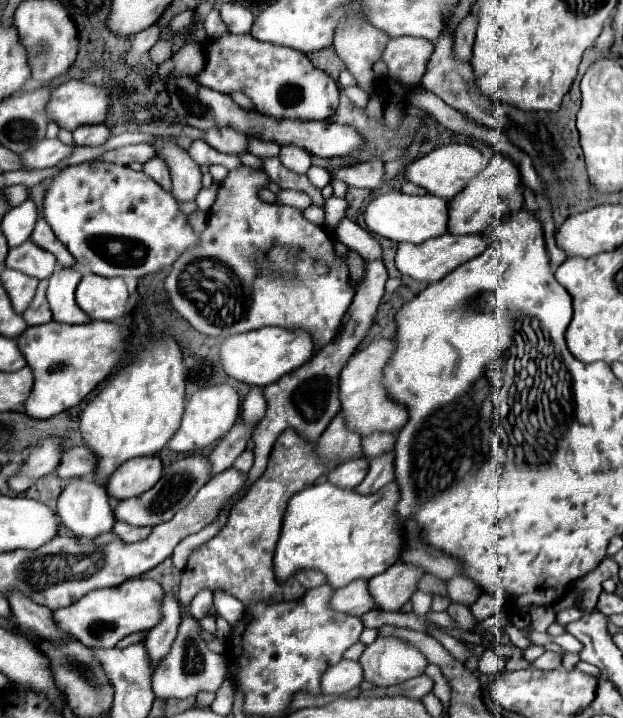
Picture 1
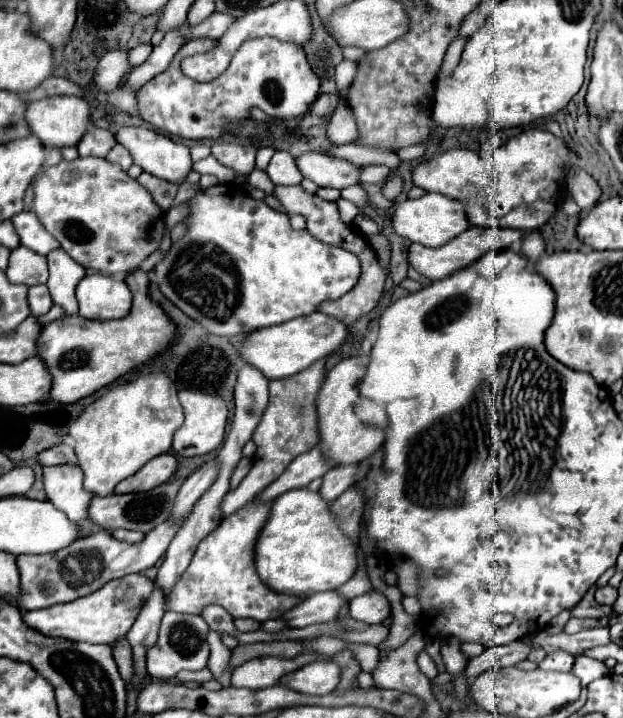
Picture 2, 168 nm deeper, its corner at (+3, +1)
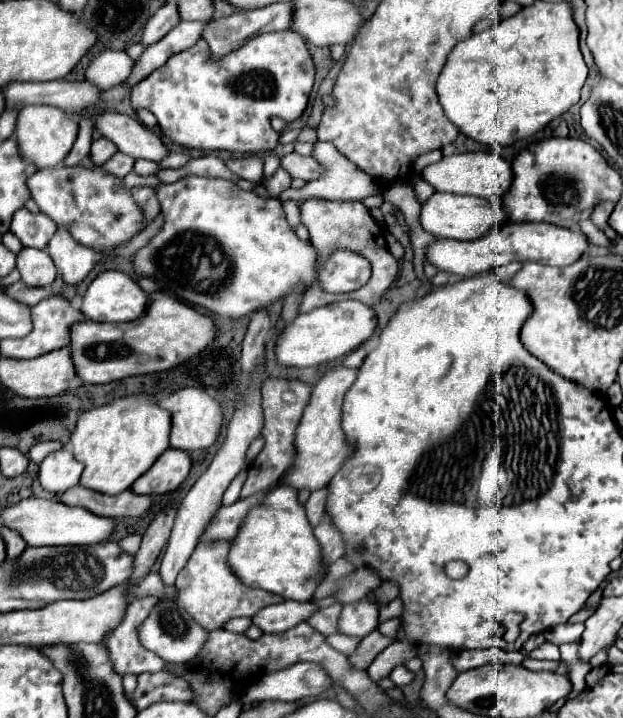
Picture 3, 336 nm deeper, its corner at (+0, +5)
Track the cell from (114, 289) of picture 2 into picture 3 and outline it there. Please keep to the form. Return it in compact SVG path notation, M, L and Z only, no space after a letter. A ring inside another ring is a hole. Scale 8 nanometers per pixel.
M103 271L99 273L87 287L83 295L83 305L81 311L87 319L91 321L135 321L145 313L147 307L147 295L139 287L135 279L131 279L123 271Z

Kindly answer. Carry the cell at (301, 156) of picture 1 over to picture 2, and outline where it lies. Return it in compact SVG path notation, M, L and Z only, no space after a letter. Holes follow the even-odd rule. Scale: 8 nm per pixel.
M276 151L266 173L274 185L298 185L304 179L296 165L296 159L288 151Z

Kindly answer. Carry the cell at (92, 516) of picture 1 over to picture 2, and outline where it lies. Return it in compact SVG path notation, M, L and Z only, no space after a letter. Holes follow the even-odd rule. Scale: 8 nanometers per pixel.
M46 467L44 491L50 501L68 515L74 525L88 521L88 507L94 493L82 487L84 473L80 467Z

